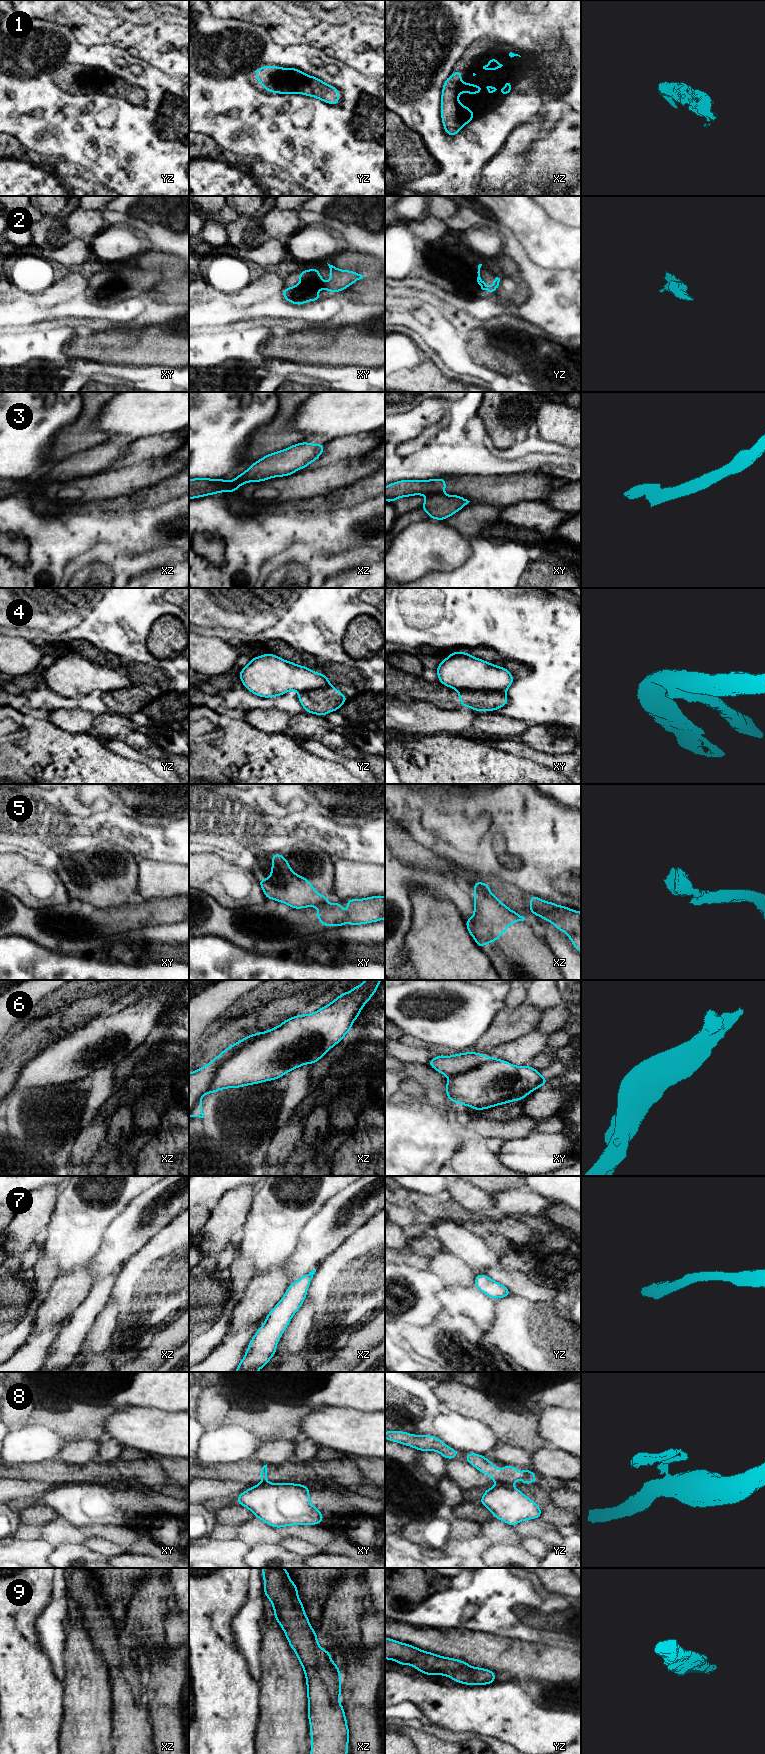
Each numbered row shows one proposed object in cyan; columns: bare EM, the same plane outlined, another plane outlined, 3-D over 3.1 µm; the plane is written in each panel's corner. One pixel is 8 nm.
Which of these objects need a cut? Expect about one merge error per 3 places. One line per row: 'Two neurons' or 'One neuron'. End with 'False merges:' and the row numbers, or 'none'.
1: One neuron
2: One neuron
3: Two neurons
4: Two neurons
5: Two neurons
6: Two neurons
7: One neuron
8: Two neurons
9: One neuron
False merges: 3, 4, 5, 6, 8

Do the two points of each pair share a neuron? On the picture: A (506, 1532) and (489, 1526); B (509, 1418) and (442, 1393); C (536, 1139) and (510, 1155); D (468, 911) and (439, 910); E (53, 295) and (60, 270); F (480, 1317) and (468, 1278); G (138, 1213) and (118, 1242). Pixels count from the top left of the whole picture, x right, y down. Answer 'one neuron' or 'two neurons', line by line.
A: one neuron
B: one neuron
C: one neuron
D: two neurons
E: two neurons
F: two neurons
G: one neuron

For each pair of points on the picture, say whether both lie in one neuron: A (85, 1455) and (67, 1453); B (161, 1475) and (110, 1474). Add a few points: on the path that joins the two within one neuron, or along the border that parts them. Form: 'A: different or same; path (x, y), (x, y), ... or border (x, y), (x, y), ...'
A: same; path (81, 1453), (71, 1453)
B: same; path (148, 1473), (123, 1473)

